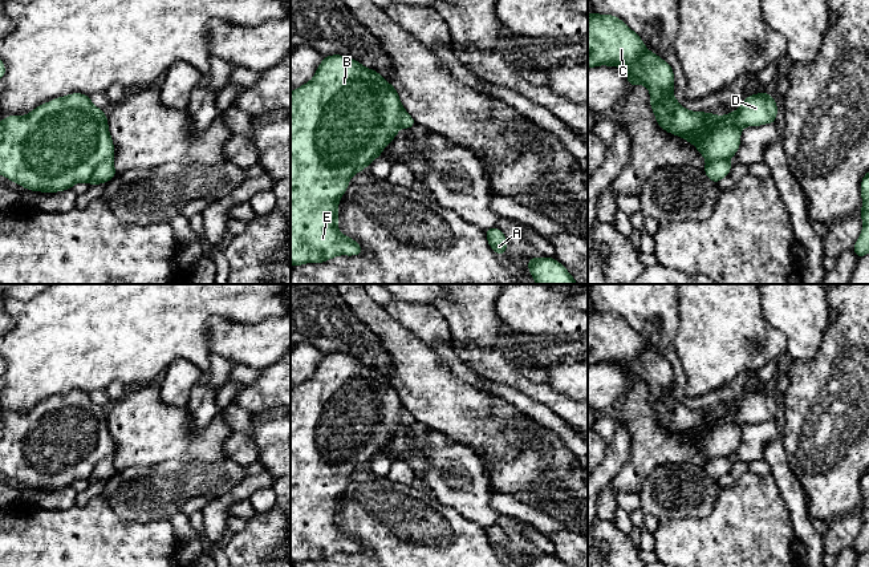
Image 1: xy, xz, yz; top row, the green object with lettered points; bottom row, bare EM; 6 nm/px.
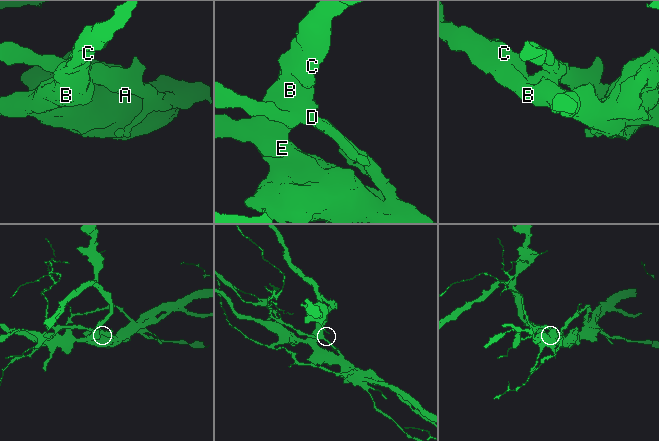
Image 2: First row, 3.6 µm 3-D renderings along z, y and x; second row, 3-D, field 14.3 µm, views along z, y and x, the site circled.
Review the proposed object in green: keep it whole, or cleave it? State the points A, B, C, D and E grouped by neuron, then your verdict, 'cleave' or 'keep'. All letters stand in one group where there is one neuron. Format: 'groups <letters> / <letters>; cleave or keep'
groups A B C D E; keep

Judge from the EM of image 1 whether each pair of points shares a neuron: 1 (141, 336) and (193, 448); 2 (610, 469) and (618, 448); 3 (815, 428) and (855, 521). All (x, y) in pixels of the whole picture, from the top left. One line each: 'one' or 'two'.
1: two
2: one
3: two

